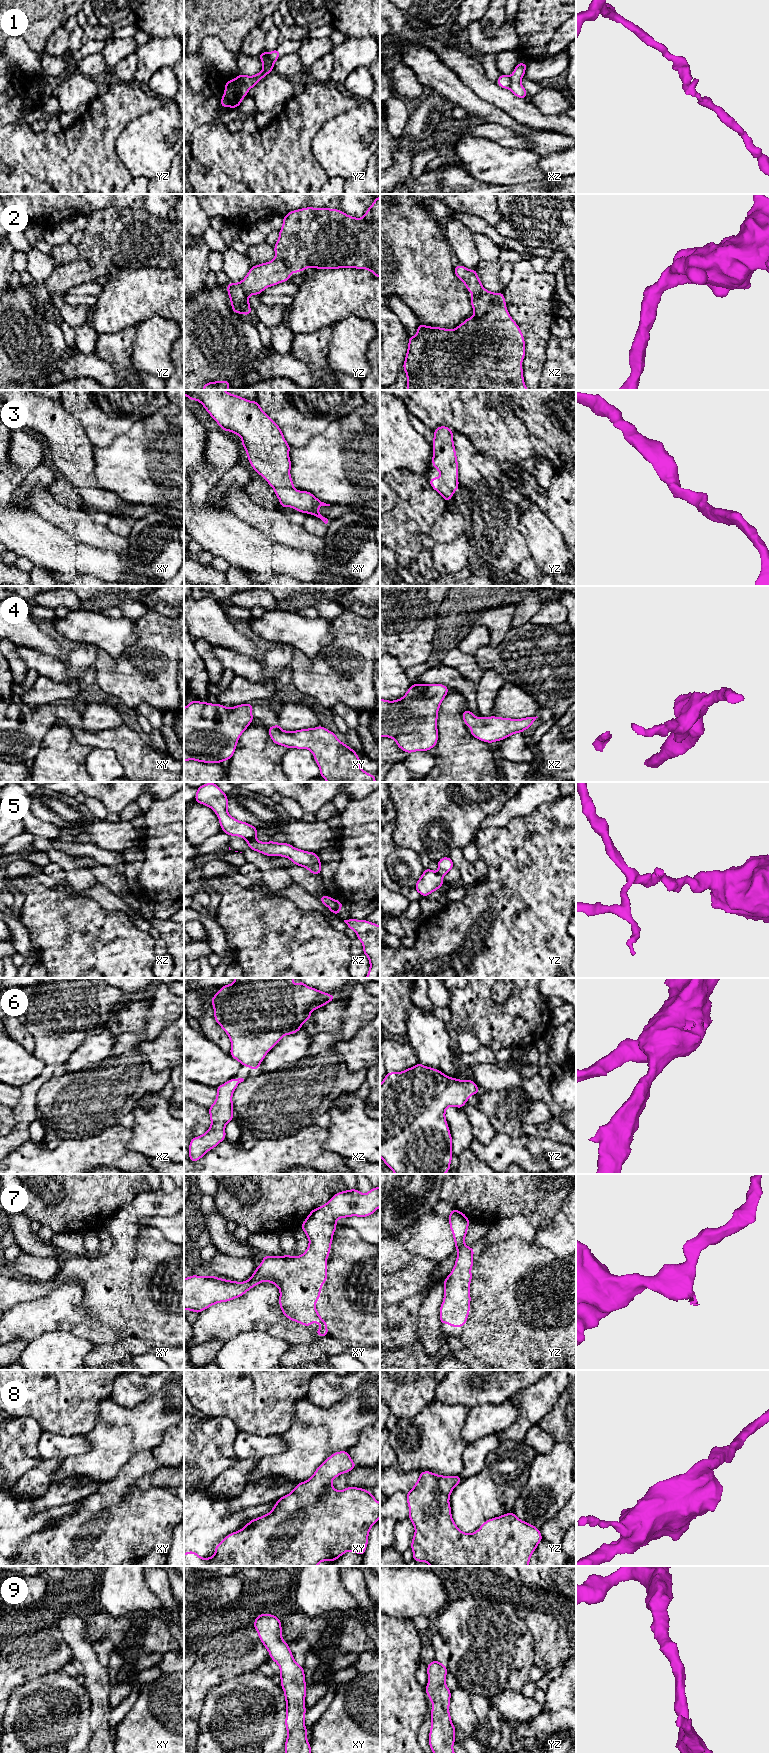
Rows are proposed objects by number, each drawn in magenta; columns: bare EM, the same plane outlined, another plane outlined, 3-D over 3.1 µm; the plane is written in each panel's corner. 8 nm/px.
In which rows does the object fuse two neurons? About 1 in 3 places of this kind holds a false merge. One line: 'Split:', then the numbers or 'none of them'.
Split: 1, 5

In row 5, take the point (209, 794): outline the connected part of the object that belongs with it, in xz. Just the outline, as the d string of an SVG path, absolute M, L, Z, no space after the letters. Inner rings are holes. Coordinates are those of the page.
M206 783L197 788L195 802L210 807L218 816L221 829L231 836L239 836L247 842L256 841L259 834L256 827L233 818L227 810L227 795L216 783Z

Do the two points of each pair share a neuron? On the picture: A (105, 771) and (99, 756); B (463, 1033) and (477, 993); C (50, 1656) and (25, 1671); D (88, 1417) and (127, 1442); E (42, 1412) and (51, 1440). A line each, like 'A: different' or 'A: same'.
A: same
B: different
C: same
D: different
E: different

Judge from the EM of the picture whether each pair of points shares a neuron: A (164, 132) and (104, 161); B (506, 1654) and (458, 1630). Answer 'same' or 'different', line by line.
A: different
B: same

